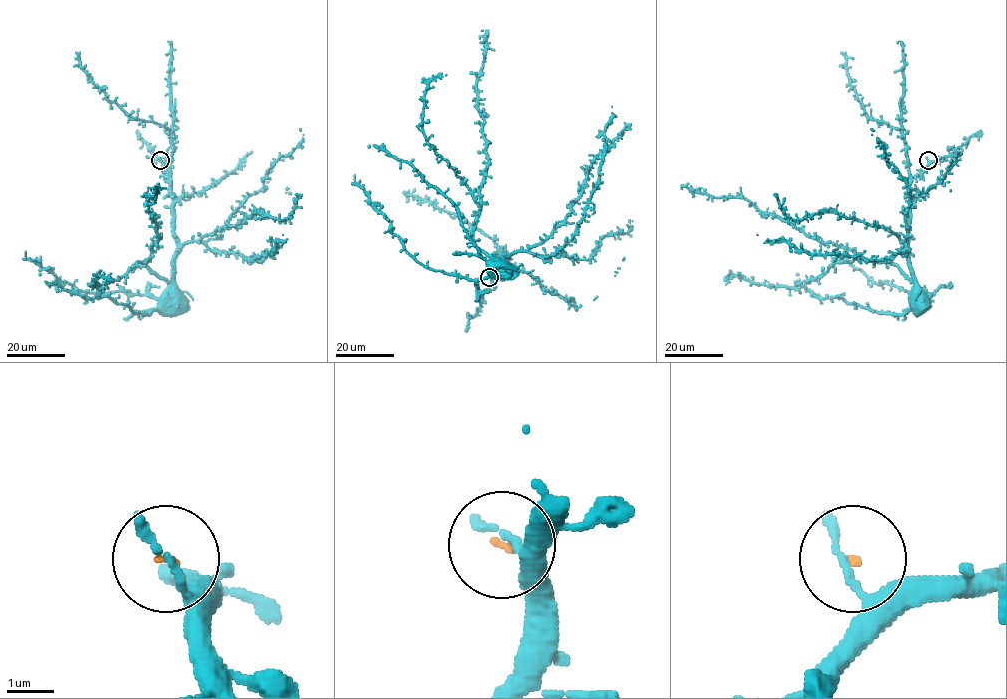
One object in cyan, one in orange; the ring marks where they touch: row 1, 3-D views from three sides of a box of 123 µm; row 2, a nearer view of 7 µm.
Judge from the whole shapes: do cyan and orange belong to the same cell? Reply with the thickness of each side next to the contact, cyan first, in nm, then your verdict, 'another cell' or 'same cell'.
140/60 nm | another cell

